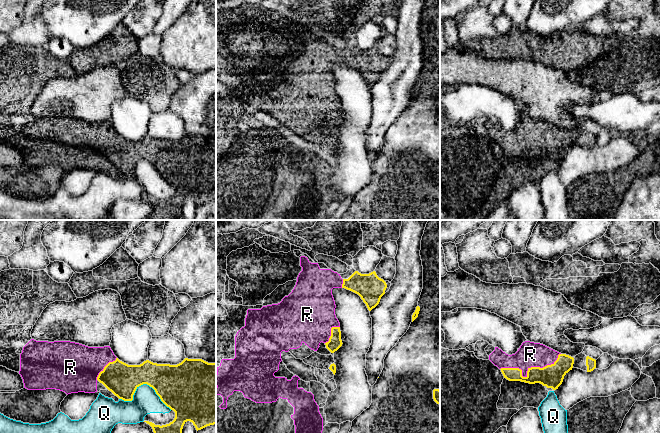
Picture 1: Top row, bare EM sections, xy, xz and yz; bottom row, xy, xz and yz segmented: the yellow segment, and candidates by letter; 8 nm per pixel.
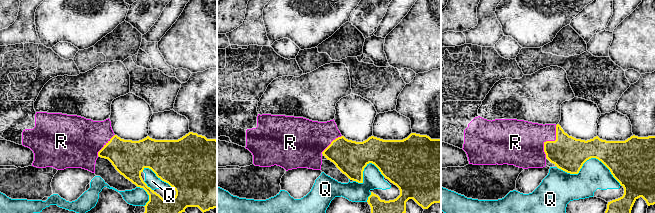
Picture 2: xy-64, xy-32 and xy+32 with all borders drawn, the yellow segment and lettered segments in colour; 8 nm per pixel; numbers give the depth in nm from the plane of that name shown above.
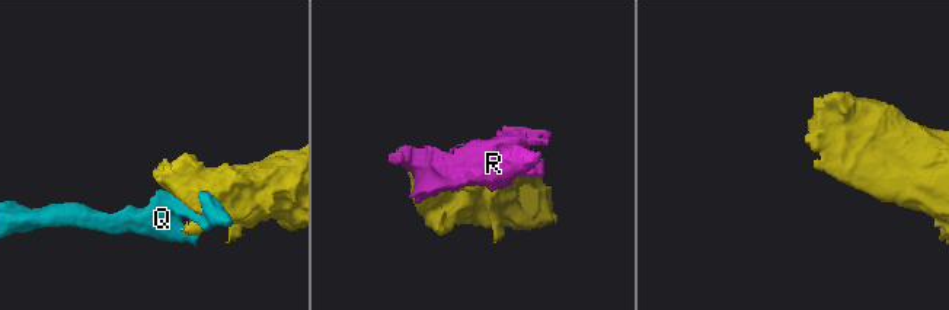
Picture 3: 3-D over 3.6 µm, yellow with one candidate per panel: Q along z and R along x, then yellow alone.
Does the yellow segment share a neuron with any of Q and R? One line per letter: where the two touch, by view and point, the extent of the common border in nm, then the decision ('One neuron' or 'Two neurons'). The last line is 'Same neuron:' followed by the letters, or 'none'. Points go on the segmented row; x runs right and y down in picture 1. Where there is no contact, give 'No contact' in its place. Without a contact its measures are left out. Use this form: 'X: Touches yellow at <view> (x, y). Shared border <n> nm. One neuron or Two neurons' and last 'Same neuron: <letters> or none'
Q: Touches yellow at xy (144, 383). Shared border 440 nm. Two neurons
R: Touches yellow at yz (528, 370). Shared border 500 nm. One neuron
Same neuron: R

